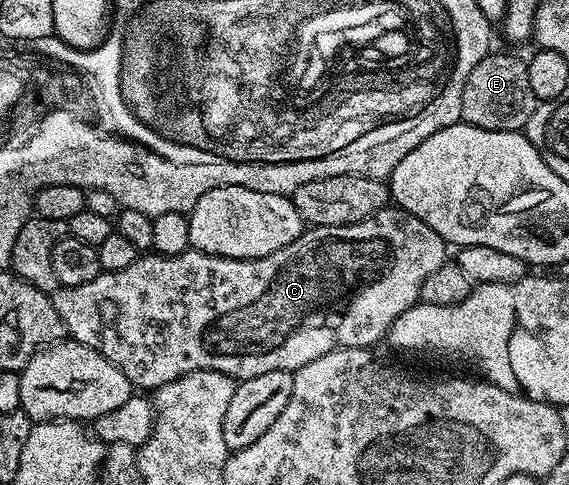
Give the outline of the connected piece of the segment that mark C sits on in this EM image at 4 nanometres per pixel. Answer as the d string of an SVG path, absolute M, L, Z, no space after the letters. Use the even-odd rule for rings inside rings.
M386 206L380 208L373 216L368 216L363 222L355 222L347 226L335 226L334 228L319 228L309 226L302 231L295 242L275 250L275 254L267 254L263 258L254 260L236 260L235 258L223 258L215 254L207 254L190 250L180 252L174 256L159 256L156 254L138 255L131 266L124 270L115 270L114 272L103 272L91 282L83 282L83 286L58 287L57 291L52 293L53 305L55 310L59 310L59 318L63 318L63 326L66 333L77 343L103 354L107 362L111 362L123 374L127 374L129 383L137 390L156 390L167 382L175 382L183 374L191 374L195 370L215 370L227 374L235 382L259 378L259 374L271 374L271 370L283 370L284 372L294 373L297 369L307 366L307 362L315 362L315 358L323 358L336 348L368 348L372 349L373 344L380 340L384 341L389 335L389 327L403 314L408 308L413 307L421 299L423 282L439 270L439 266L447 263L447 245L445 239L427 222L415 218L415 214L404 212L396 206Z

